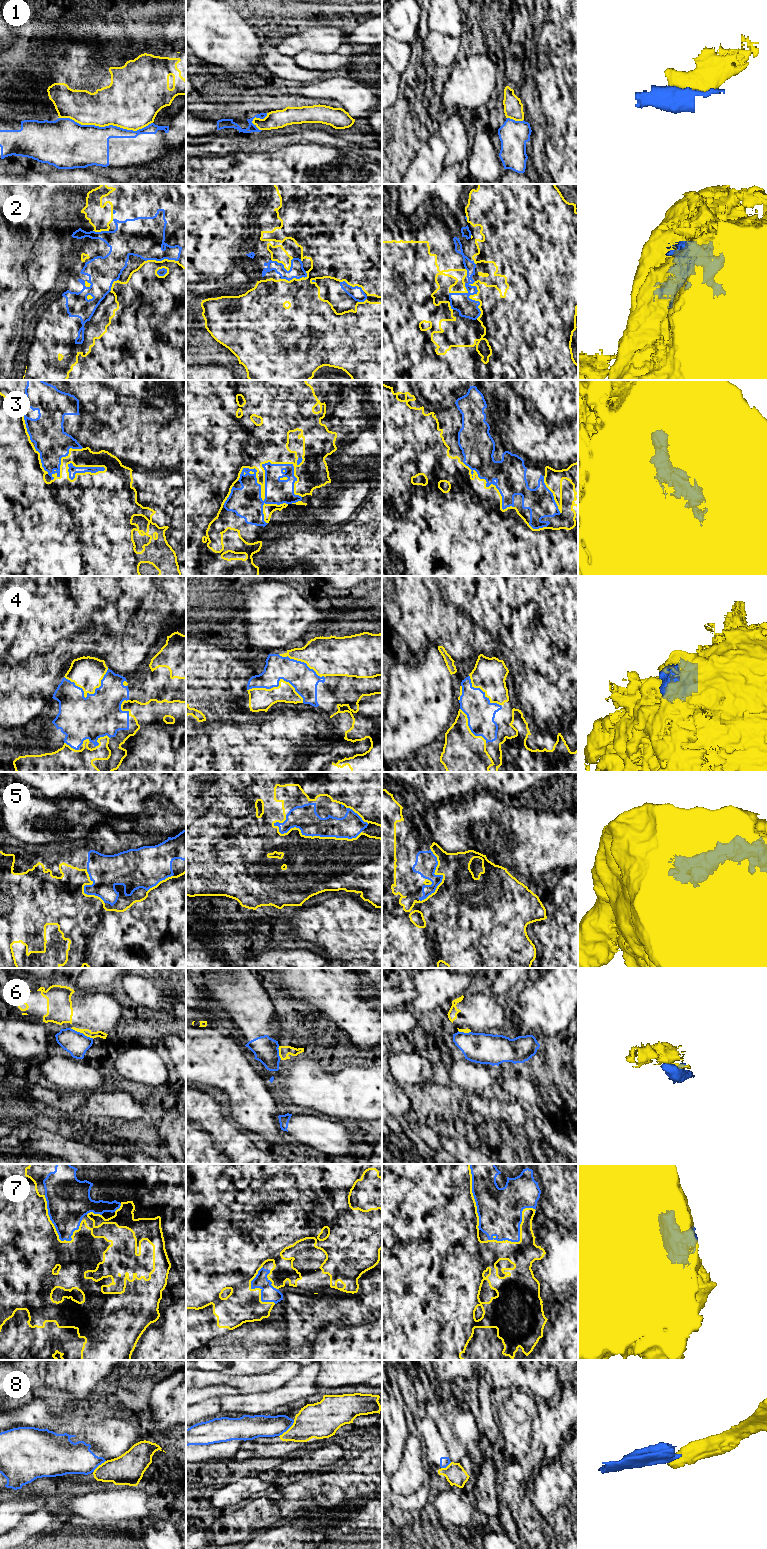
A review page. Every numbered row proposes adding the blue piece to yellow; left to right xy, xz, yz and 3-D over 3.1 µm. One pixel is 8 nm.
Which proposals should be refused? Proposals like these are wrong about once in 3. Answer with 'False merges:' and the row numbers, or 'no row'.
False merges: 1, 6, 8

